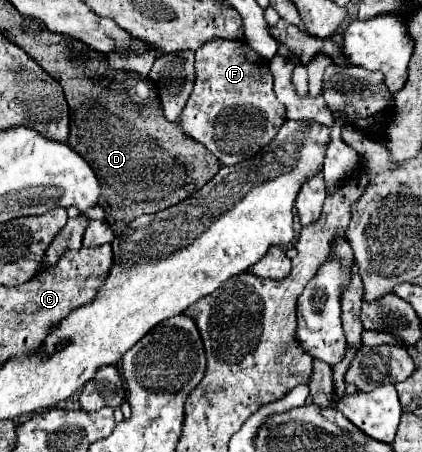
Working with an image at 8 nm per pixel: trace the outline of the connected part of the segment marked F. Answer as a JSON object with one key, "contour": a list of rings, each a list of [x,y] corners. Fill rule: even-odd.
{"contour":[[[212,39],[196,51],[196,83],[182,111],[180,127],[186,135],[206,145],[208,151],[212,151],[222,165],[234,165],[238,161],[244,161],[250,153],[256,153],[258,149],[268,145],[284,121],[286,105],[282,105],[274,97],[268,63],[264,57],[258,57],[258,53],[254,53],[254,49],[250,49],[246,41]]]}

